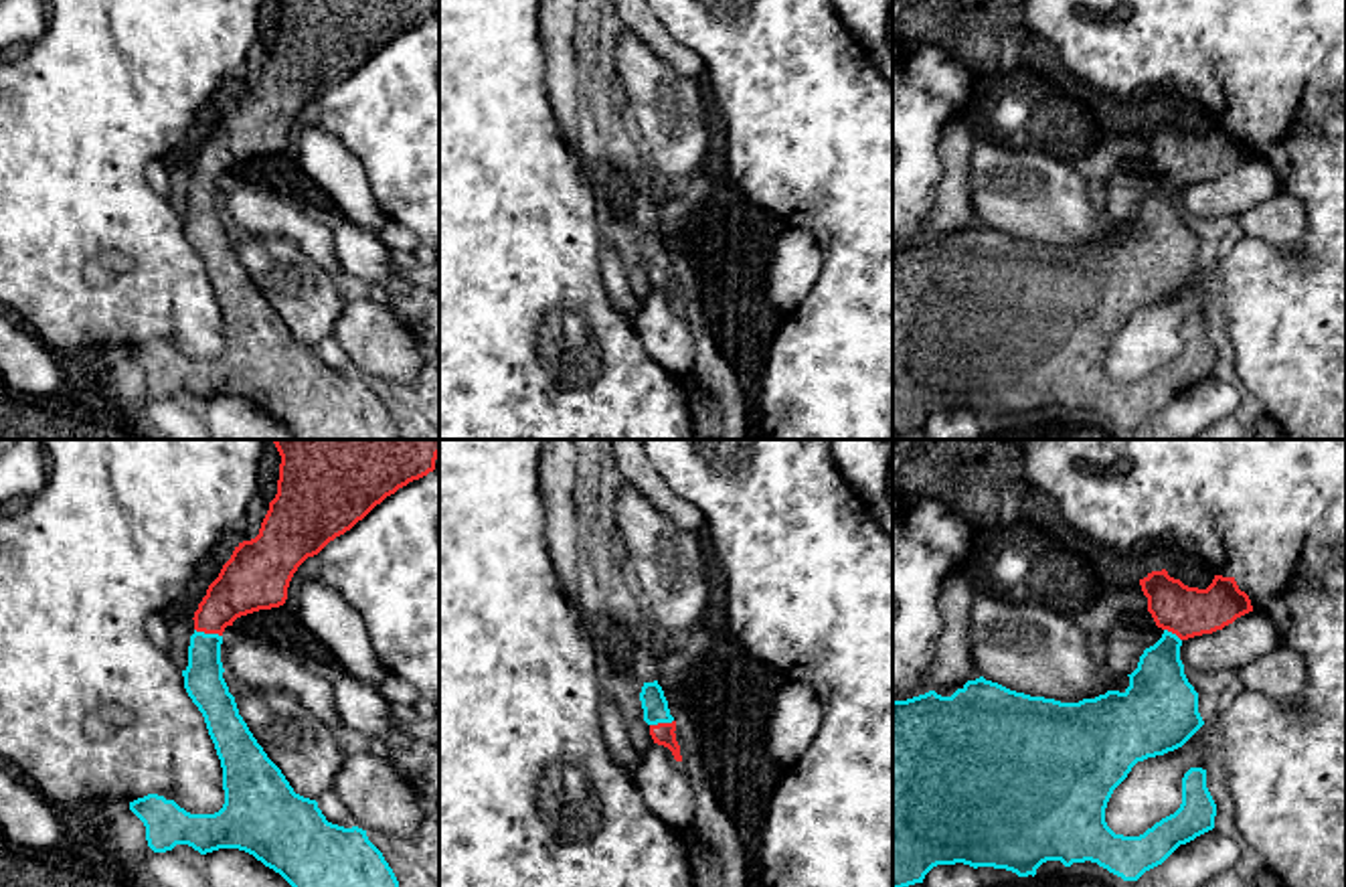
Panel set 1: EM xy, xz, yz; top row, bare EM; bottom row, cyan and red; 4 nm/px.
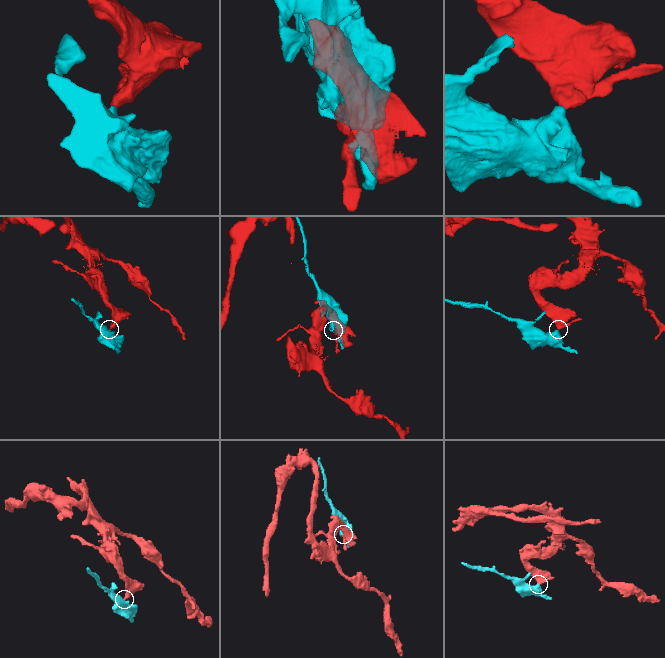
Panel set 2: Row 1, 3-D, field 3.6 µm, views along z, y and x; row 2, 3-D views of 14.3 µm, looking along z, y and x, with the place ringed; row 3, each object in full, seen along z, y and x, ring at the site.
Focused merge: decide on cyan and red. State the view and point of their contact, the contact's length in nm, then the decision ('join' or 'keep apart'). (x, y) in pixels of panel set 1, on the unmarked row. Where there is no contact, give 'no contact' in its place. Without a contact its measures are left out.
contact xy (209, 181); length 120 nm; join

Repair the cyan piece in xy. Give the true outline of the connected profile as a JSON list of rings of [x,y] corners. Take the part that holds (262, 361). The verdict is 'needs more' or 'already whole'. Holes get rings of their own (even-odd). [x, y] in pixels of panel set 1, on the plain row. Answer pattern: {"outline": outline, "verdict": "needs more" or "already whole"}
{"outline": [[[279,0],[277,41],[259,81],[235,93],[219,124],[194,158],[184,235],[204,263],[223,314],[225,350],[215,360],[190,360],[174,346],[148,340],[130,348],[144,369],[154,399],[188,391],[200,401],[239,395],[279,419],[296,439],[401,439],[399,427],[366,377],[326,367],[316,346],[293,338],[281,316],[267,304],[239,261],[223,225],[221,190],[227,172],[241,162],[279,154],[298,113],[330,87],[350,77],[376,51],[413,26],[435,16],[437,0]]], "verdict": "needs more"}

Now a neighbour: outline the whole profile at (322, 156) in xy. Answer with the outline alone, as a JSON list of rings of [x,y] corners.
[[[320,126],[300,138],[300,168],[314,180],[348,221],[364,221],[374,196],[362,162]]]

